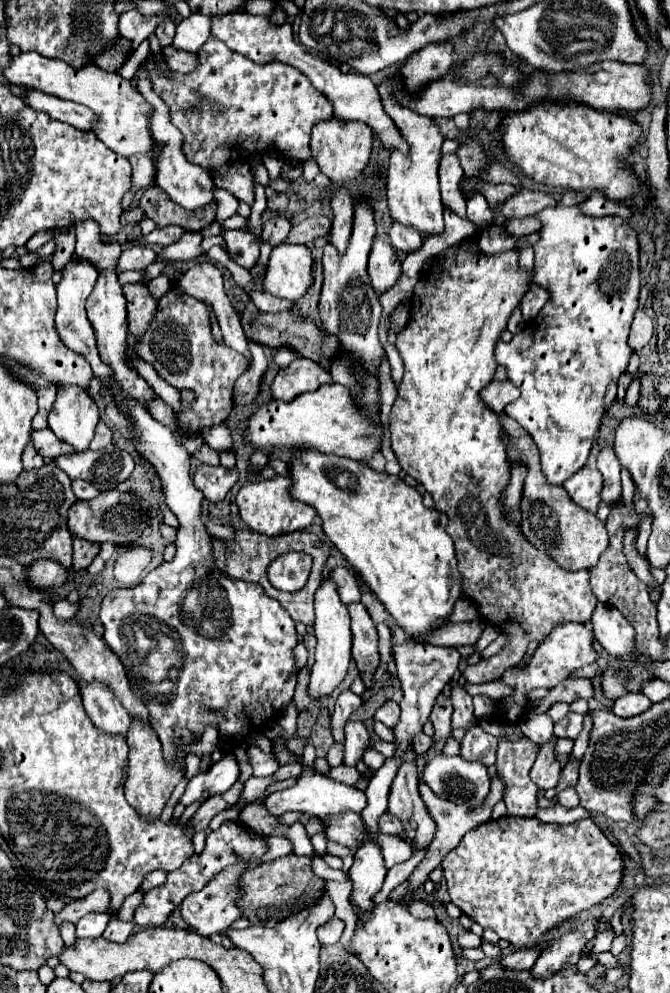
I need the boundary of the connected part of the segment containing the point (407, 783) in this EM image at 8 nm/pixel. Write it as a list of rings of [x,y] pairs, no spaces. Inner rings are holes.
[[[405,760],[403,768],[399,768],[399,772],[395,776],[395,784],[391,786],[387,812],[405,824],[409,824],[409,822],[417,824],[415,836],[411,842],[413,854],[419,850],[425,850],[433,842],[435,832],[437,832],[437,824],[435,824],[429,808],[425,806],[417,786],[419,786],[419,780],[417,780],[415,762]]]

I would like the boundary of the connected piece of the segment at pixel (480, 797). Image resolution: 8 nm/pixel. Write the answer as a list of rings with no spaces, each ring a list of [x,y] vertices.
[[[435,754],[429,760],[429,764],[425,766],[425,780],[439,798],[447,798],[455,804],[465,804],[469,808],[481,808],[485,804],[489,788],[491,788],[487,768],[479,762],[465,762],[461,756],[447,758],[447,756]]]

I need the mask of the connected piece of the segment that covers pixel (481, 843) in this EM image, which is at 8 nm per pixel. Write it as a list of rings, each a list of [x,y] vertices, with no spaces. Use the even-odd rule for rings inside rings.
[[[503,816],[489,820],[479,828],[467,832],[461,844],[451,850],[443,862],[443,876],[447,876],[447,888],[451,902],[457,904],[467,916],[473,918],[481,928],[493,930],[499,938],[509,940],[515,948],[535,946],[549,930],[561,922],[589,910],[609,898],[623,880],[623,858],[619,848],[601,832],[591,820],[577,820],[573,824],[543,824],[537,818],[513,818]]]

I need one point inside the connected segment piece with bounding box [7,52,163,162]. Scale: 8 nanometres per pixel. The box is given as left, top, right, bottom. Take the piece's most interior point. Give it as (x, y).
(123, 123)

